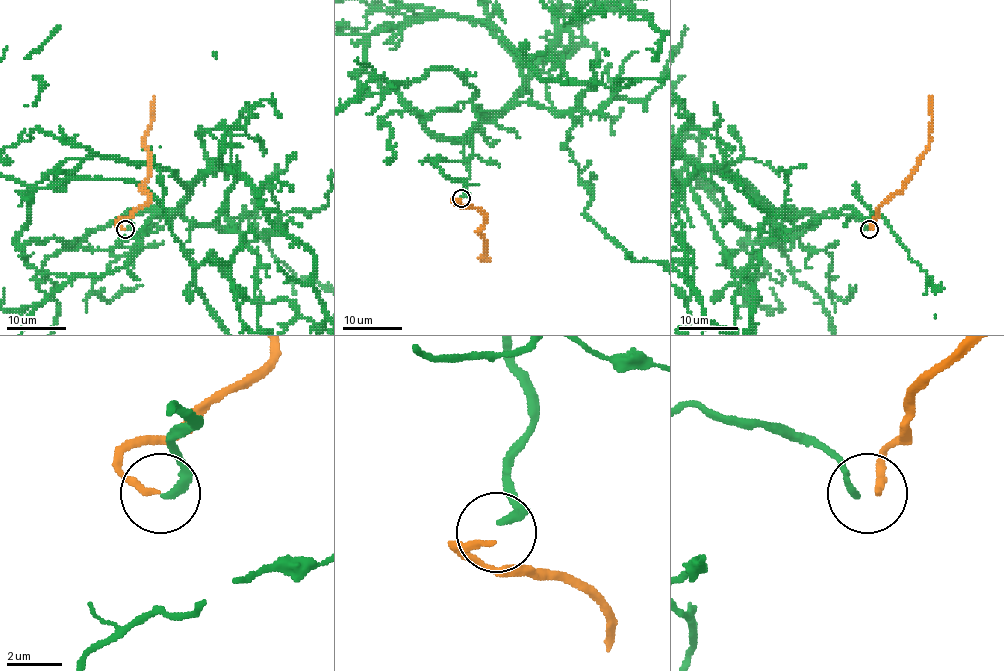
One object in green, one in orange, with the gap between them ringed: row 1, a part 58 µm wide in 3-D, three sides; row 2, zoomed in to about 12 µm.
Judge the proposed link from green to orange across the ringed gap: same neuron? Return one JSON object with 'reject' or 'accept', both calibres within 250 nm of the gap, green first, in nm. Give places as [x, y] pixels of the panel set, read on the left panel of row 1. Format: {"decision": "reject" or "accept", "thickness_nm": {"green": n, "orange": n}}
{"decision": "accept", "thickness_nm": {"green": 240, "orange": 220}}

